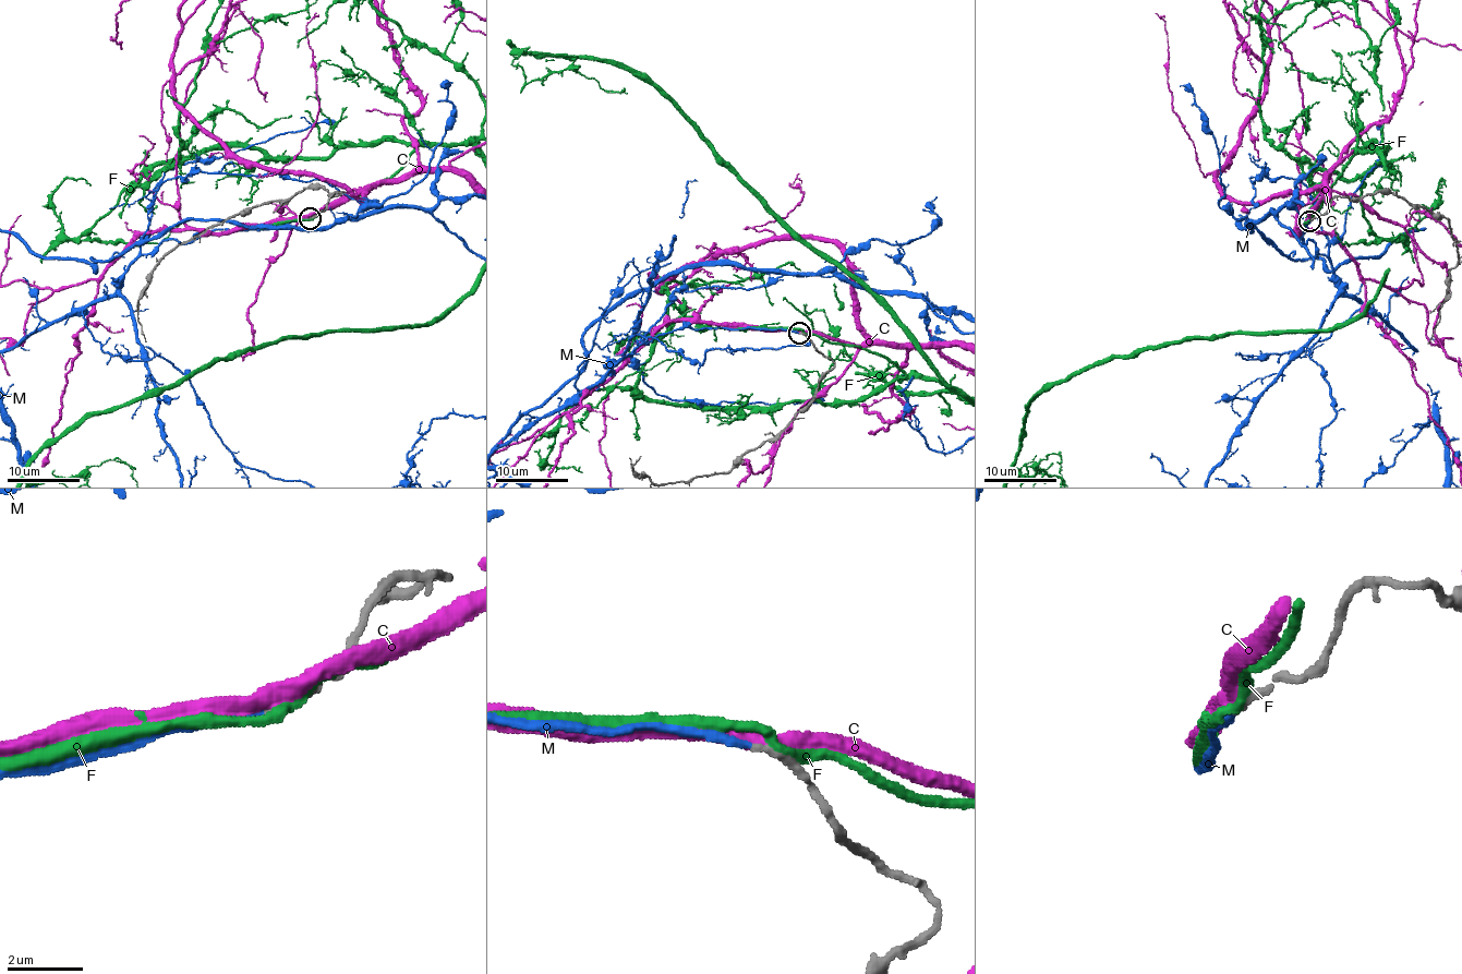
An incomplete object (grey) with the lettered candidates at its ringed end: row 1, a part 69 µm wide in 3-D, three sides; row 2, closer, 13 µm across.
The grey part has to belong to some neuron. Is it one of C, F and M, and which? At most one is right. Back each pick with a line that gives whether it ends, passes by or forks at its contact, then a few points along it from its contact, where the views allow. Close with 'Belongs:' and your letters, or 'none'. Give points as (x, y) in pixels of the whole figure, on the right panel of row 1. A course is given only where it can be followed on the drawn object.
M: it ends
Belongs: M

